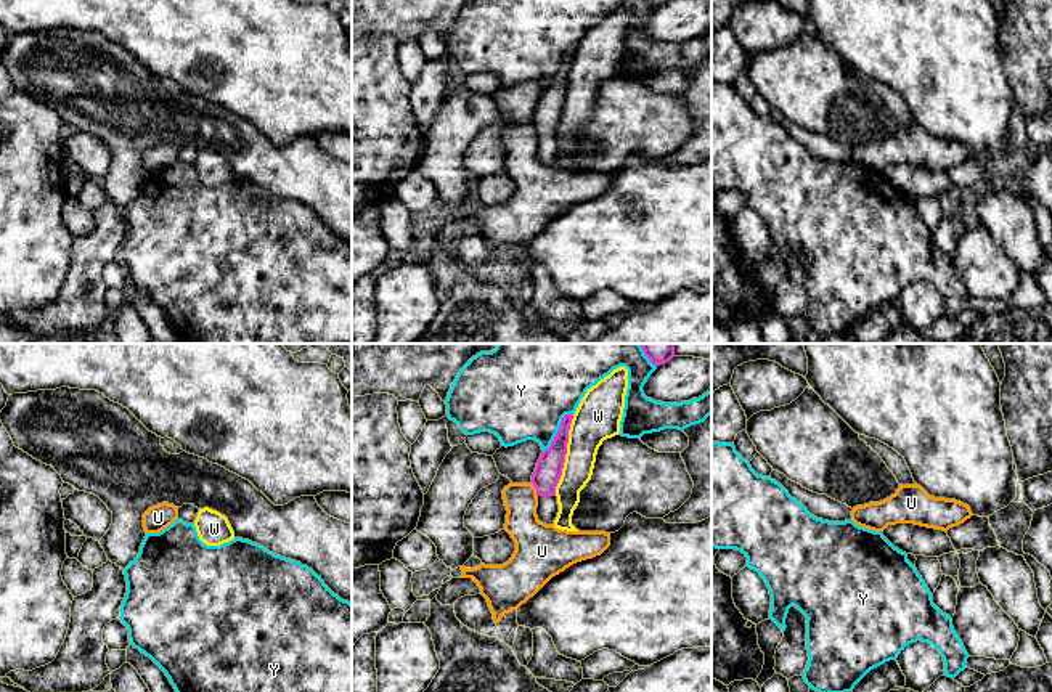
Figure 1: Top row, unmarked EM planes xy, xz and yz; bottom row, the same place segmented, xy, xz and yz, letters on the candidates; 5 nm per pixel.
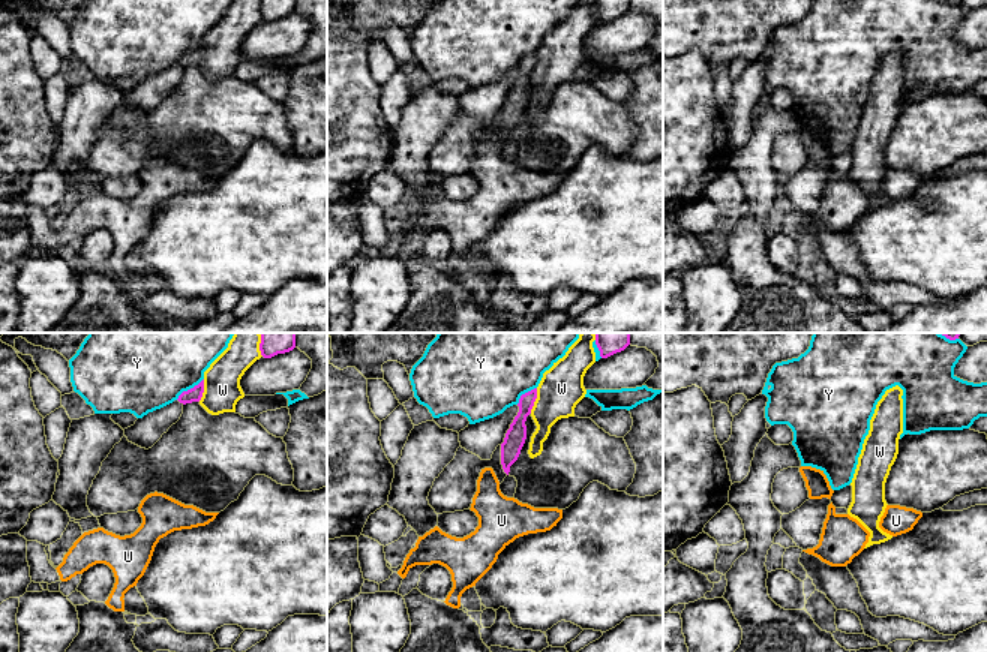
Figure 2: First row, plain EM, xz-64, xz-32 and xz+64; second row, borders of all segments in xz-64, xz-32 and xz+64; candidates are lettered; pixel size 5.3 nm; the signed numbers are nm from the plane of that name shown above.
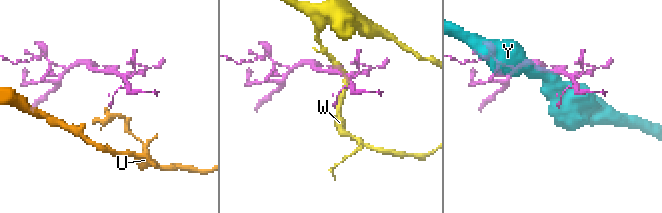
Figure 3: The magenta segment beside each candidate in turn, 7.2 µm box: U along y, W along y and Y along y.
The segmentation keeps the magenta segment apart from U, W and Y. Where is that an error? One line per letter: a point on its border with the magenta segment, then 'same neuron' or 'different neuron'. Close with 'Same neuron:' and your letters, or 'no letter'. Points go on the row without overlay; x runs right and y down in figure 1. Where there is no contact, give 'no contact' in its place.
U: xz (537, 130) | different neuron
W: xz (566, 93) | different neuron
Y: xz (558, 71) | different neuron
Same neuron: no letter

